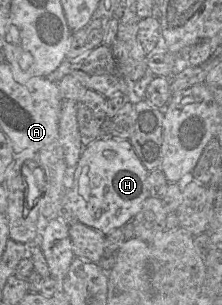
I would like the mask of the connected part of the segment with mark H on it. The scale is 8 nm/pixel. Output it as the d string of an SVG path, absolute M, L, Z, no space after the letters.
M100 137L84 148L76 165L73 187L68 192L70 208L81 223L108 235L112 230L131 222L141 210L142 204L149 197L148 174L149 171L138 158L129 139Z

